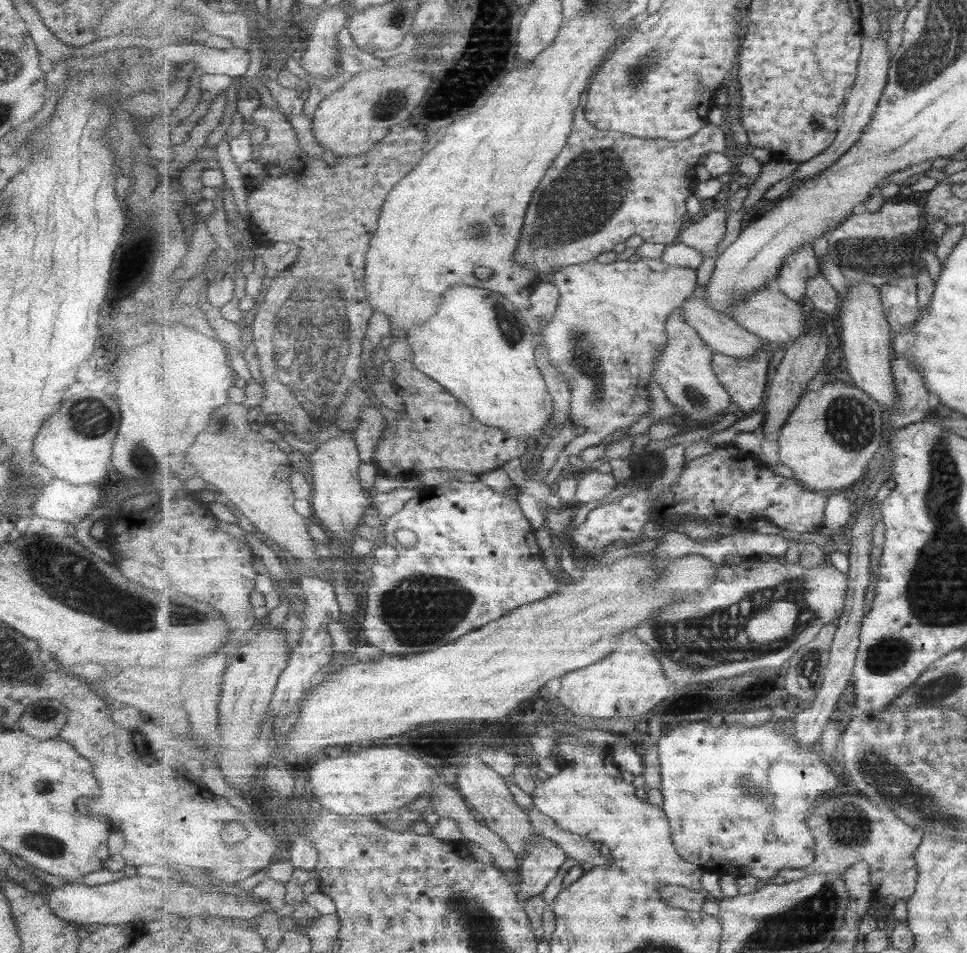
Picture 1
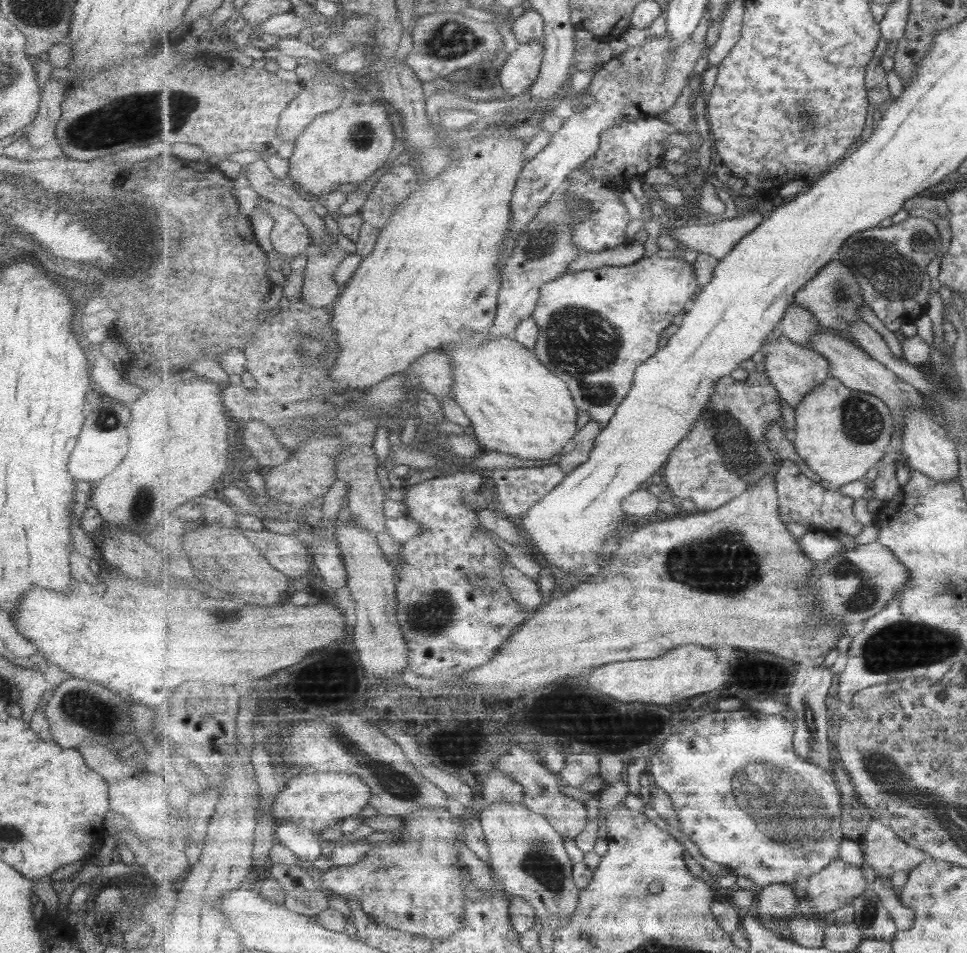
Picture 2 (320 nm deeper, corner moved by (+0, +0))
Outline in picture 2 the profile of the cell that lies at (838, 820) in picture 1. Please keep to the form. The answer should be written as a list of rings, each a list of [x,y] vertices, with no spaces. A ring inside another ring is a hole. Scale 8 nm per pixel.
[[[875,816],[858,842],[867,864],[877,875],[890,877],[897,870],[909,874],[929,857],[923,849],[907,844],[886,821]]]

